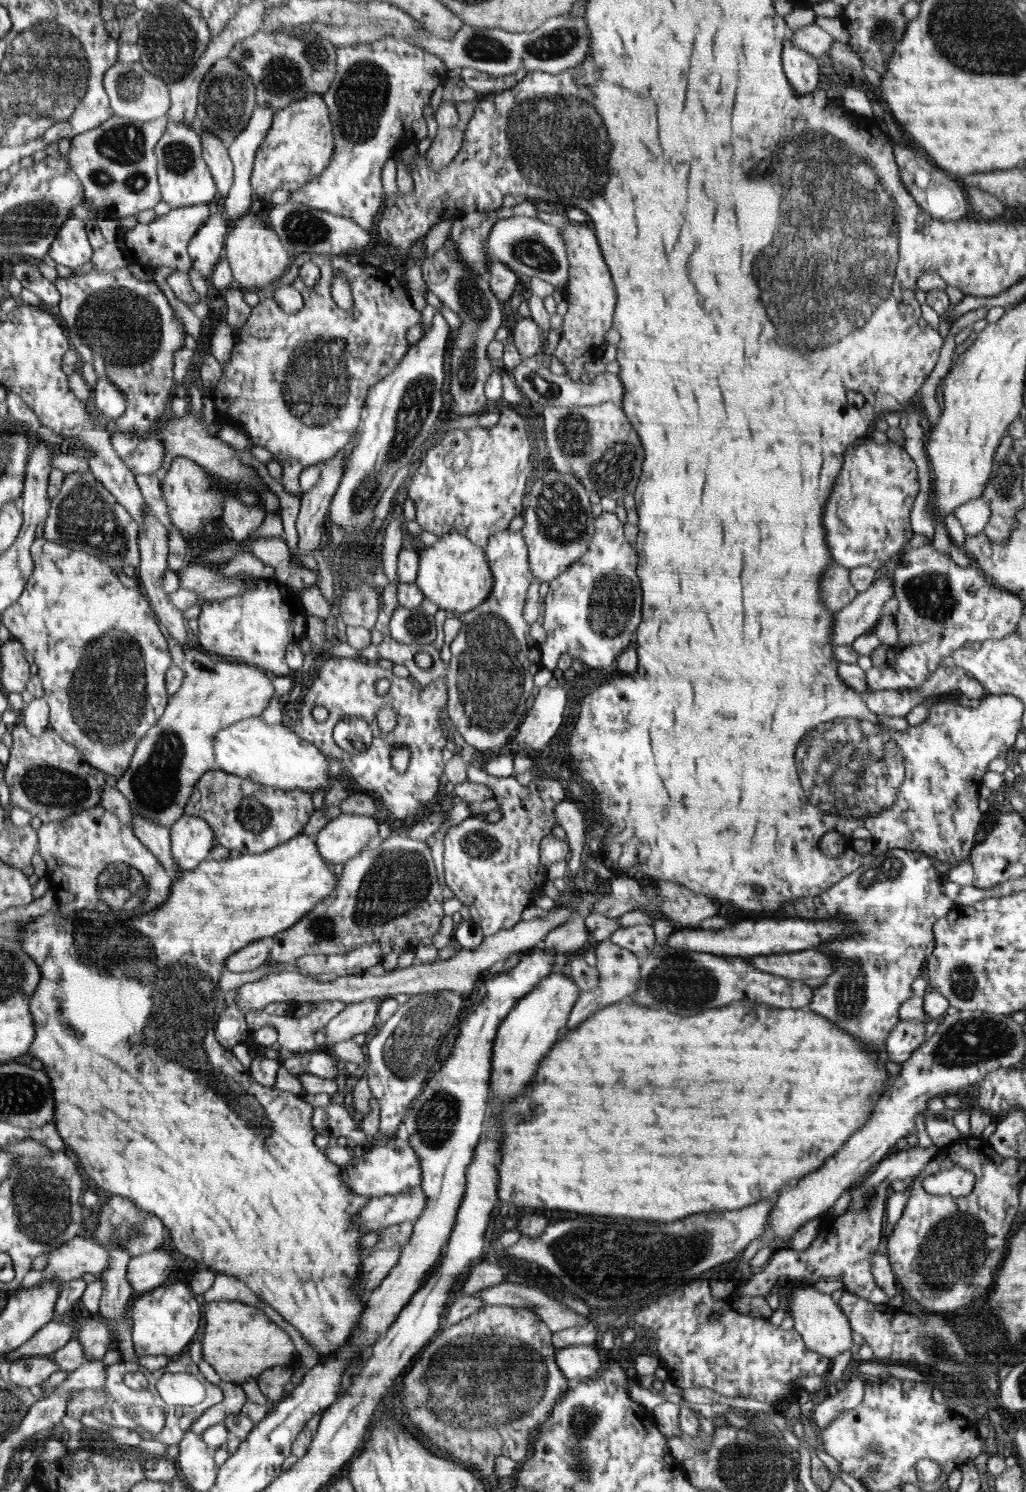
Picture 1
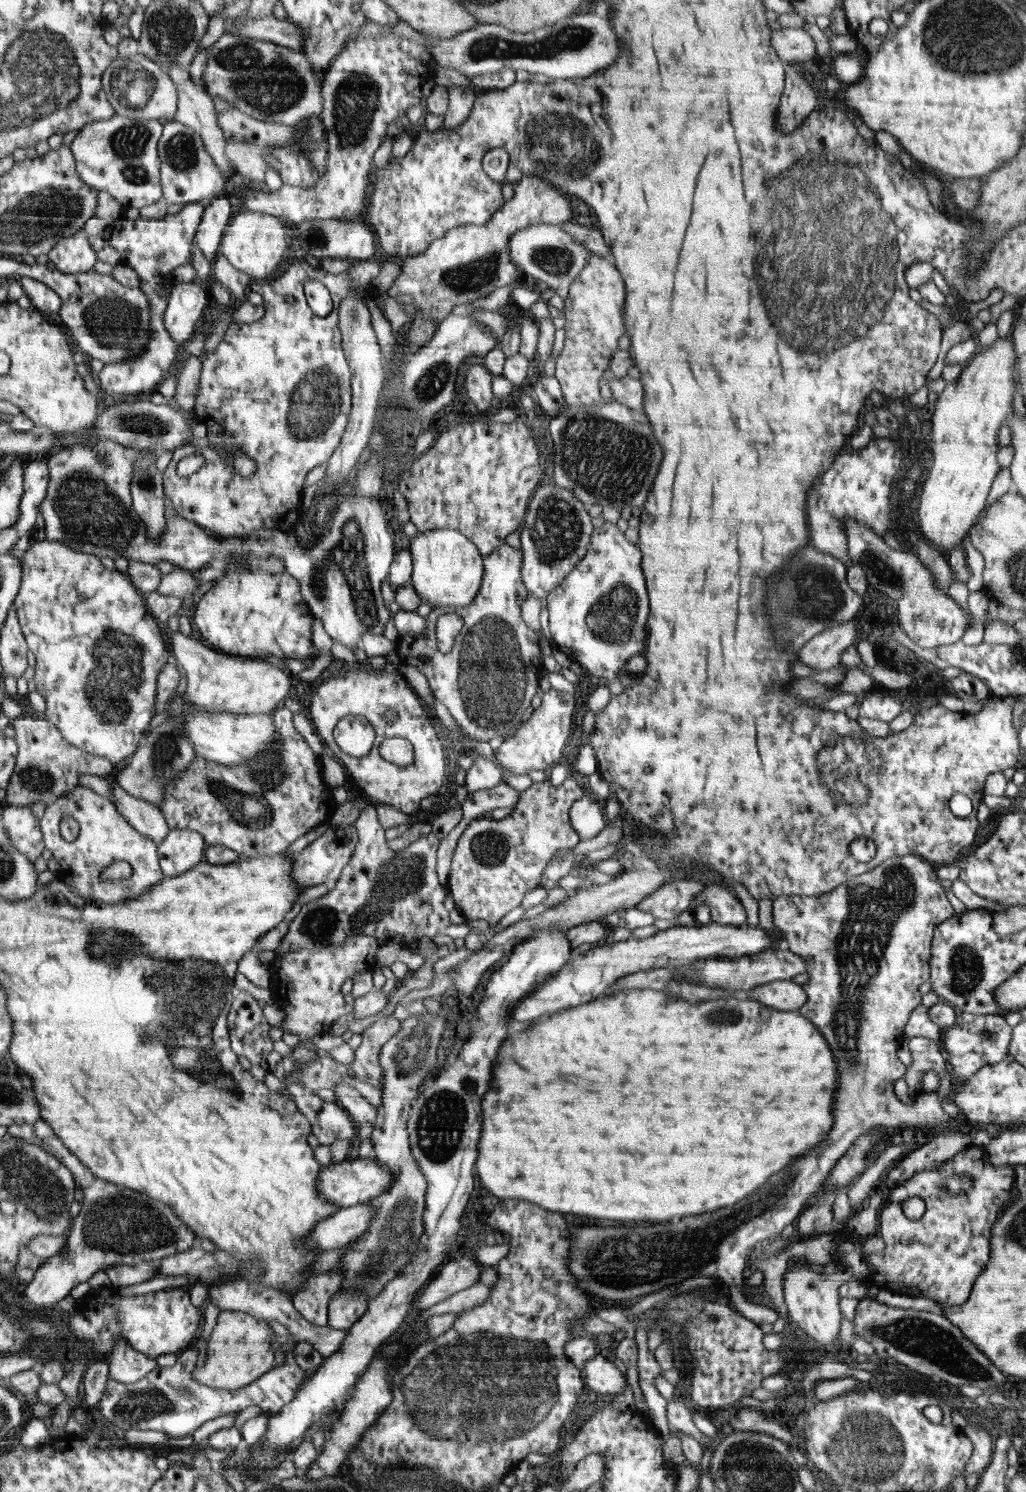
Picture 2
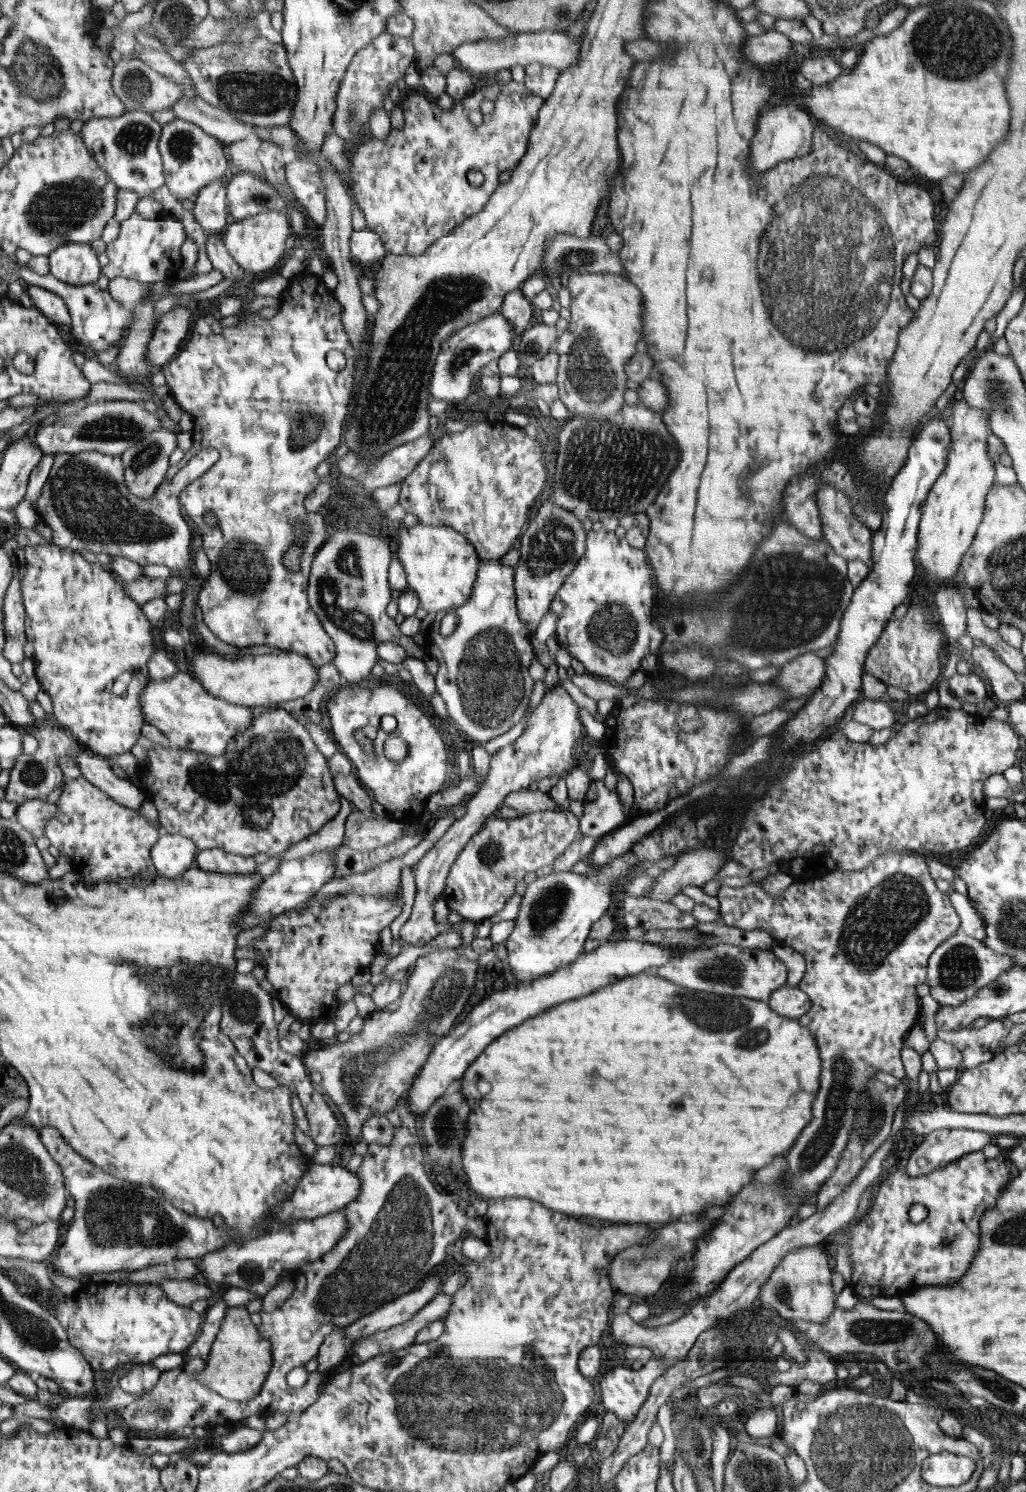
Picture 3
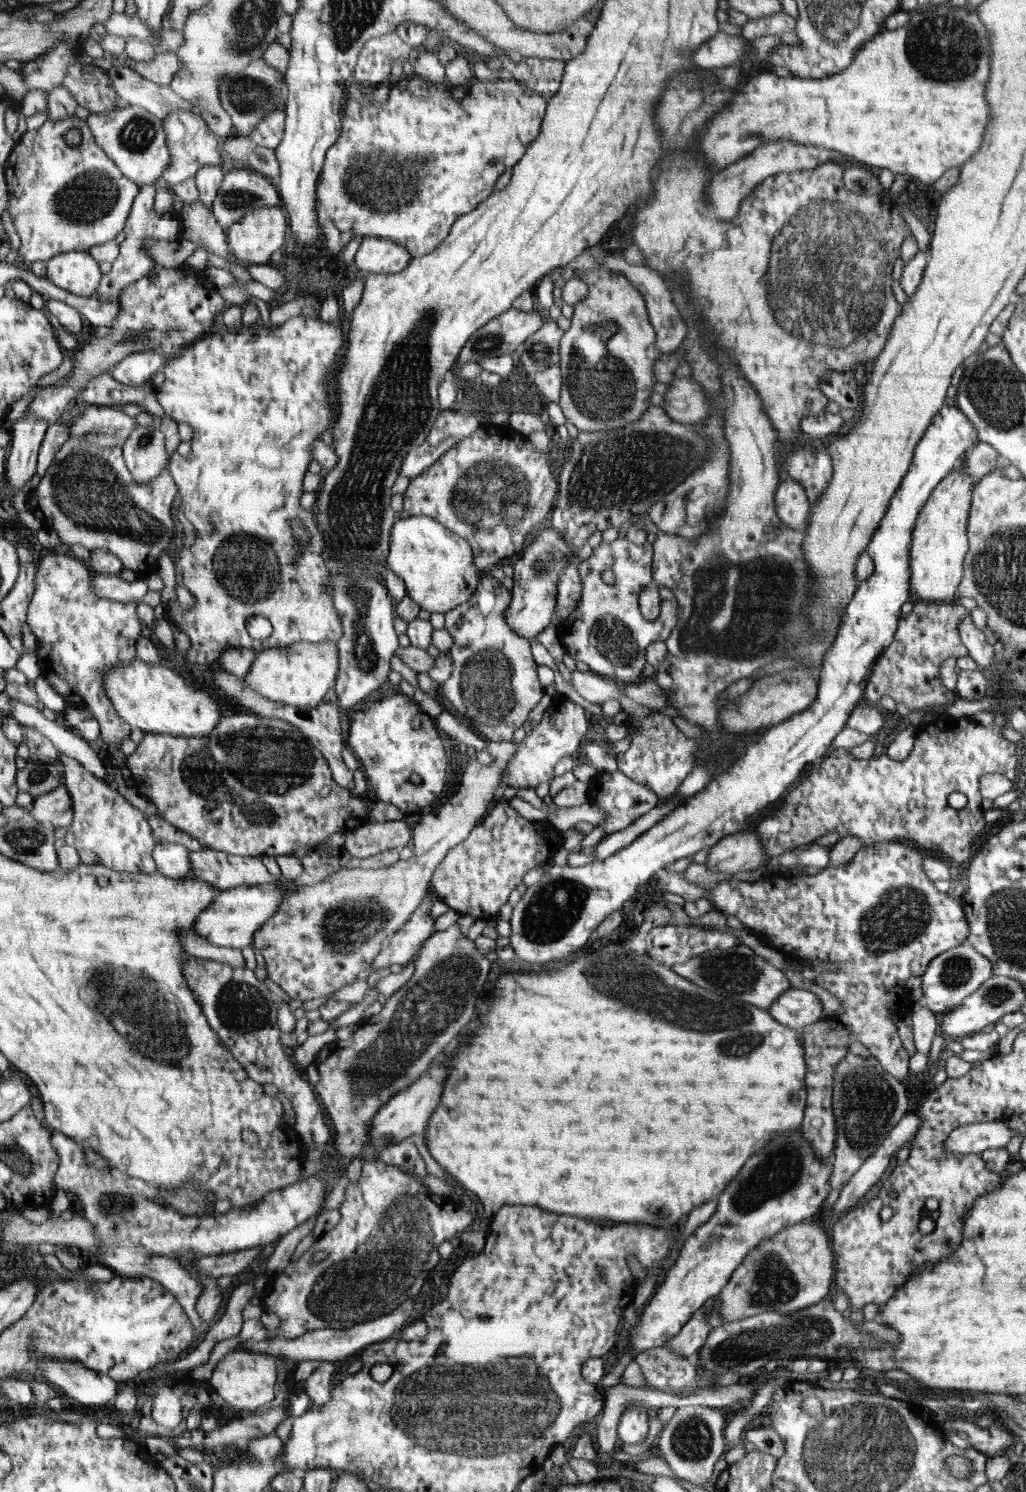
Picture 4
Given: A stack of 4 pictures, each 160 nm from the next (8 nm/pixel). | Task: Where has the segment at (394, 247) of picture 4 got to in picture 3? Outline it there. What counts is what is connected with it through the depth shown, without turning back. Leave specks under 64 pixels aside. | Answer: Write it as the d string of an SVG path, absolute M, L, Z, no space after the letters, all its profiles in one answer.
M364 228L360 231L353 231L349 240L351 259L360 266L364 262L364 267L369 268L370 262L378 262L380 258L388 256L388 250L384 249L384 242L378 233Z

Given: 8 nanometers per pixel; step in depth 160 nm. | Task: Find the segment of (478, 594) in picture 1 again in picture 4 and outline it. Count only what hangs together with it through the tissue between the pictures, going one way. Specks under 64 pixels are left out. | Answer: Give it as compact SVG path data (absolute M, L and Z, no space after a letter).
M405 516L392 528L388 569L405 582L407 595L422 610L447 613L466 603L474 595L478 584L478 570L474 568L471 544L431 516Z

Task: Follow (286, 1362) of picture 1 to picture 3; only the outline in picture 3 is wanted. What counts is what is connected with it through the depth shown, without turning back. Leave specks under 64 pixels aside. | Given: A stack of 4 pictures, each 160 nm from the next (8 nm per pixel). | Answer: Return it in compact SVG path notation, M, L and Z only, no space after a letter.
M229 1307L222 1321L218 1336L210 1350L210 1356L206 1359L204 1368L197 1374L197 1380L202 1386L217 1392L220 1396L233 1402L245 1401L258 1395L271 1372L272 1348L267 1338L262 1338L256 1330L256 1326L250 1322L248 1312L236 1310L236 1318L232 1314L234 1310Z

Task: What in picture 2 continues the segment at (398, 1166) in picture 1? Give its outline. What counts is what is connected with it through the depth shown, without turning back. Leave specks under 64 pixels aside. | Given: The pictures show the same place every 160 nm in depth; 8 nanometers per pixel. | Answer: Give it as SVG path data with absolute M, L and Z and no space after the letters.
M358 1157L357 1159L347 1159L339 1163L331 1162L324 1165L323 1172L320 1172L317 1189L323 1199L330 1201L330 1204L339 1207L350 1207L368 1204L385 1190L393 1186L393 1174L386 1165L381 1165L373 1157Z

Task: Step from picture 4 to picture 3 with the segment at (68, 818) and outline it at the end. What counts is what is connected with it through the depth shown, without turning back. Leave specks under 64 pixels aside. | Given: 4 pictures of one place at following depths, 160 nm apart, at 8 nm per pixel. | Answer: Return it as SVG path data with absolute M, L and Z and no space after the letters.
M44 798L35 799L18 805L14 818L28 829L37 841L45 834L47 820L55 817L54 814L58 811L57 803L49 804Z

